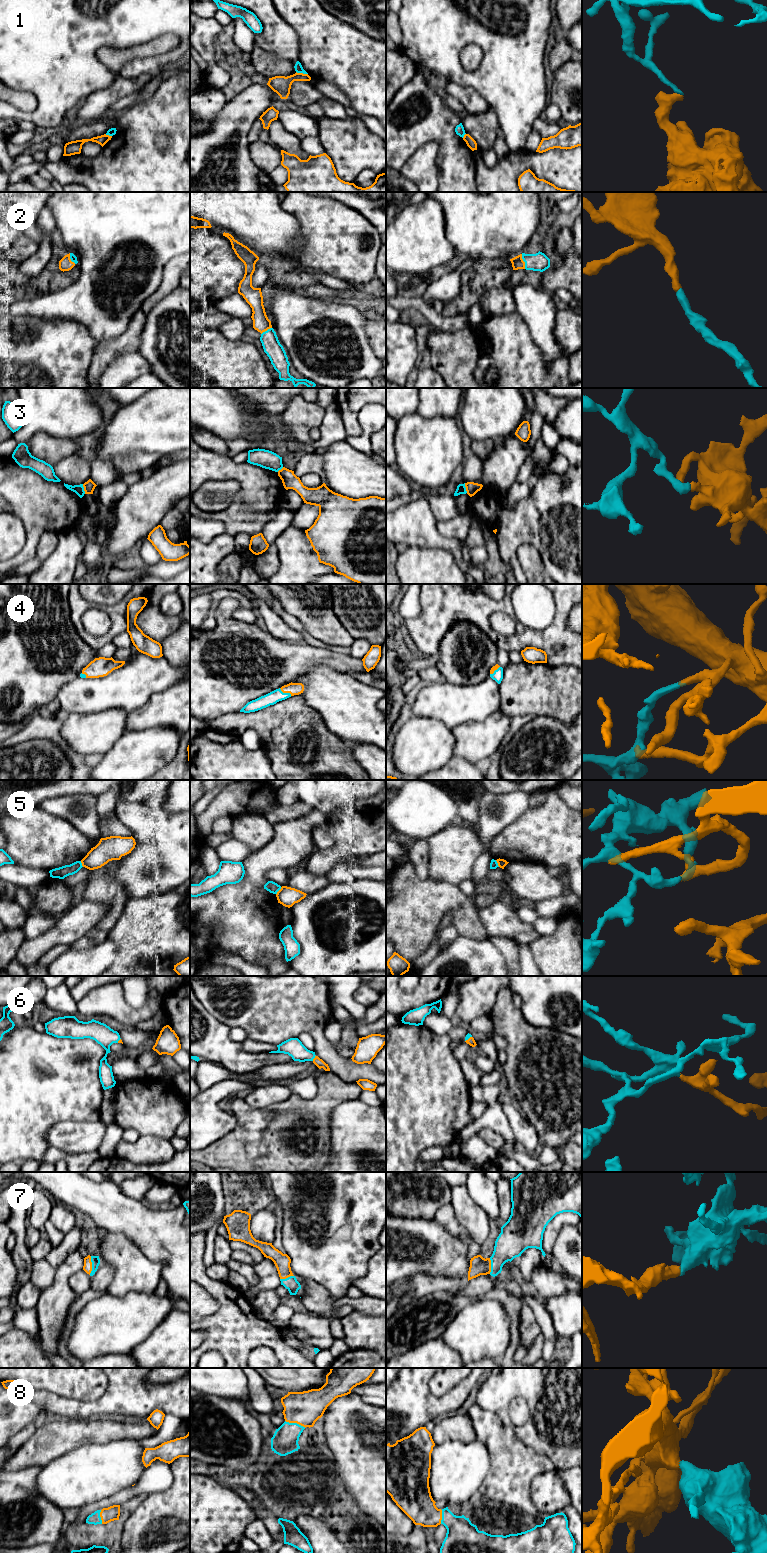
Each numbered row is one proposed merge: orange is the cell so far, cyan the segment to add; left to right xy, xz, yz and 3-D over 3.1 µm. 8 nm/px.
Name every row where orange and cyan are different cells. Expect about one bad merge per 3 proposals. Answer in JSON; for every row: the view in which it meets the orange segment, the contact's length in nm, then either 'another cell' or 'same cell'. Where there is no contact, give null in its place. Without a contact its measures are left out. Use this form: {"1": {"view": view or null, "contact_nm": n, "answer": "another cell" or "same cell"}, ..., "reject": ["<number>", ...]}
{"1": {"view": "xz", "contact_nm": 100, "answer": "another cell"}, "2": {"view": "yz", "contact_nm": 120, "answer": "same cell"}, "3": {"view": "xy", "contact_nm": 80, "answer": "another cell"}, "4": {"view": "xz", "contact_nm": 120, "answer": "same cell"}, "5": {"view": "xz", "contact_nm": 80, "answer": "another cell"}, "6": {"view": "xz", "contact_nm": 50, "answer": "same cell"}, "7": {"view": "xy", "contact_nm": 150, "answer": "same cell"}, "8": {"view": "xz", "contact_nm": 180, "answer": "same cell"}, "reject": ["1", "3", "5"]}

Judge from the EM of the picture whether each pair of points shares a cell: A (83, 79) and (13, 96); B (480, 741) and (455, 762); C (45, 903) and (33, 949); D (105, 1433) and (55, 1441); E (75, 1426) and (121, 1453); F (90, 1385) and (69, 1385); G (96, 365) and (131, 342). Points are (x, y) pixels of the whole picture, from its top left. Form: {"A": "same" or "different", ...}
{"A": "different", "B": "different", "C": "different", "D": "same", "E": "different", "F": "same", "G": "same"}

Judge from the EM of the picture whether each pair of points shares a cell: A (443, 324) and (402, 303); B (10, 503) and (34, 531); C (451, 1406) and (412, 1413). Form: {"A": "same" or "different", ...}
{"A": "same", "B": "same", "C": "same"}

